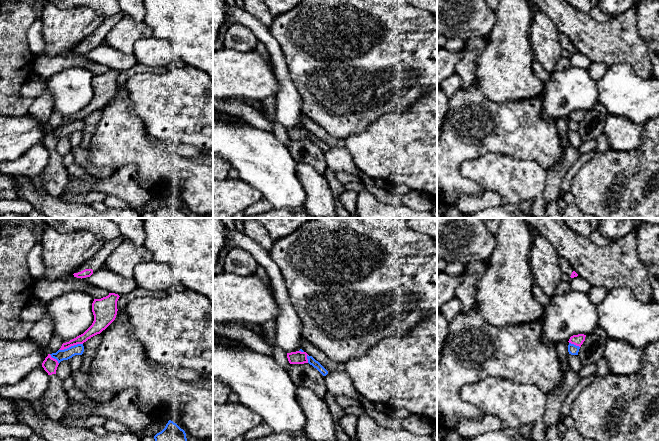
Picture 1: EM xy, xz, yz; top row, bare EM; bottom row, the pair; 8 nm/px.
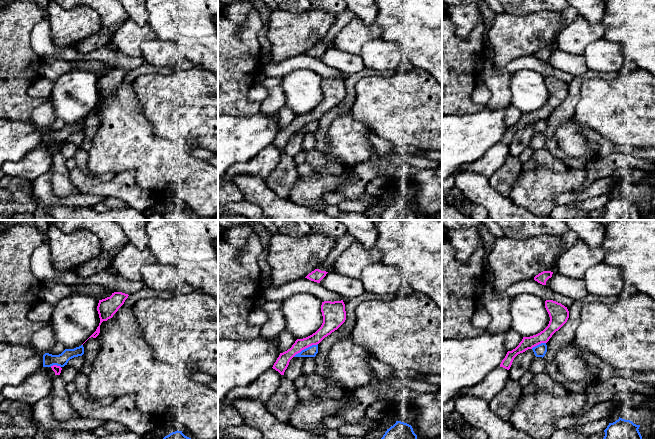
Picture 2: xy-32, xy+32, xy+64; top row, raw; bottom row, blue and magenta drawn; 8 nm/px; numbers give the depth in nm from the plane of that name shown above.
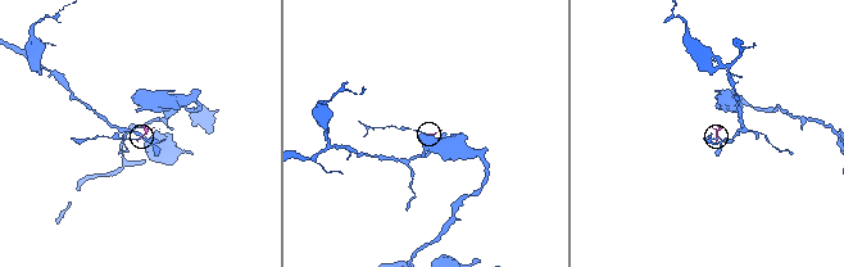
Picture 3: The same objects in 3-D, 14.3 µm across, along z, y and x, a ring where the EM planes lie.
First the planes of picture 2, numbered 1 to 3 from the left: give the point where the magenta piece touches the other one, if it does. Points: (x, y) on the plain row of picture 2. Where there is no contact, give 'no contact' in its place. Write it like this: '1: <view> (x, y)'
1: xy-32 (55, 140)
2: xy+32 (306, 124)
3: xy+64 (539, 120)

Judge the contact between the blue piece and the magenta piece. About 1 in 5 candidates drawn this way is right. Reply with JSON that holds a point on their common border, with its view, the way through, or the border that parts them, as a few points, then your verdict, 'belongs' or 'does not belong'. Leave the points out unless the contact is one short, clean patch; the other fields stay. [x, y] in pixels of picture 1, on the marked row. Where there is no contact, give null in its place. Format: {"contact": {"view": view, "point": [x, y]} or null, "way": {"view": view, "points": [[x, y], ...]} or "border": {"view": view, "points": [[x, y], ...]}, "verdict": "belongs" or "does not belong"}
{"contact": {"view": "xy", "point": [71, 346]}, "border": {"view": "xy", "points": [[82, 343], [59, 350]]}, "verdict": "does not belong"}

